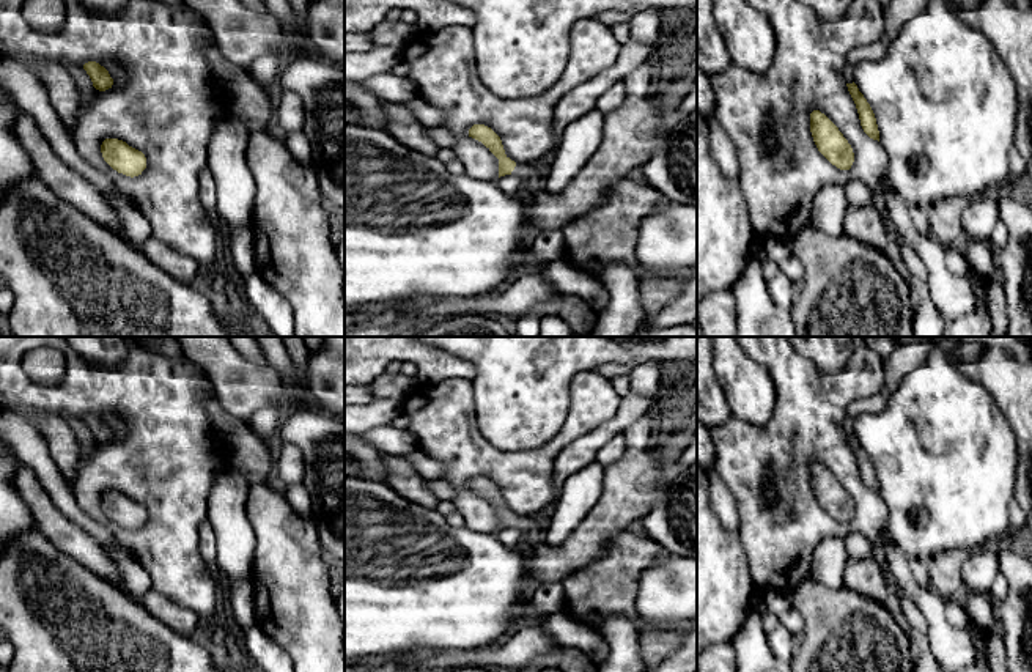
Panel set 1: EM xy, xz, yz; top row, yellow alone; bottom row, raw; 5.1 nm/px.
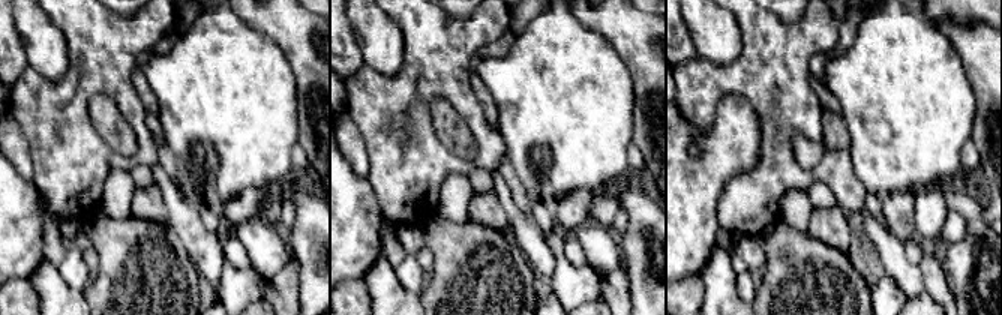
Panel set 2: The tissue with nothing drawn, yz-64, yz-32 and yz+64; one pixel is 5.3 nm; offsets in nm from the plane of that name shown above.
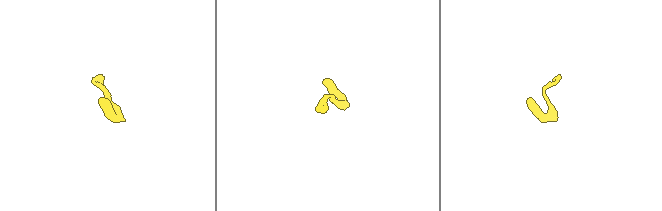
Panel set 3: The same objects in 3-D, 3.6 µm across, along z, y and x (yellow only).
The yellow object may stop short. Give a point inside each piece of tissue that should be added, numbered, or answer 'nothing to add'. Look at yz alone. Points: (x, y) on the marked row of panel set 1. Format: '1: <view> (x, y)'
nothing to add

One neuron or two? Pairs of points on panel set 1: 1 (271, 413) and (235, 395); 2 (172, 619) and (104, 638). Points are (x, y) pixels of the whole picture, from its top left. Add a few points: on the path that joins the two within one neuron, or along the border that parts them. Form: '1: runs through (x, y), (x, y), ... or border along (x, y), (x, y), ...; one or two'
1: border along (277, 406), (266, 405), (260, 408), (247, 422); two
2: border along (137, 600), (169, 627), (189, 636); two

